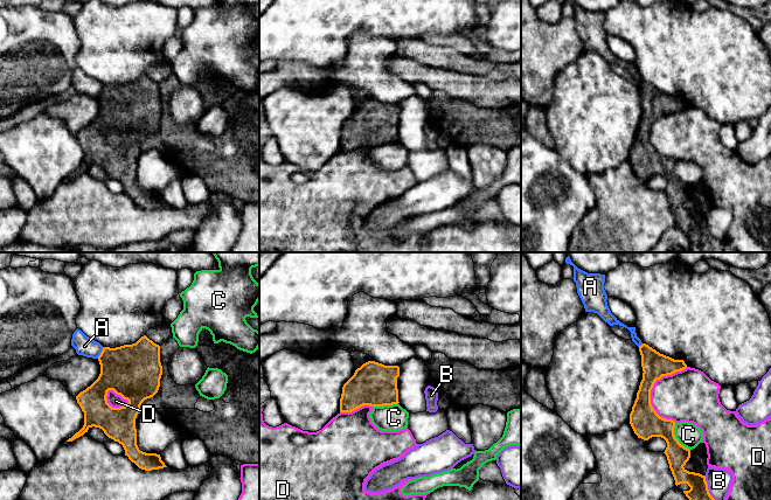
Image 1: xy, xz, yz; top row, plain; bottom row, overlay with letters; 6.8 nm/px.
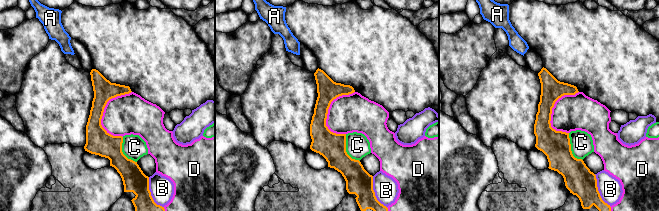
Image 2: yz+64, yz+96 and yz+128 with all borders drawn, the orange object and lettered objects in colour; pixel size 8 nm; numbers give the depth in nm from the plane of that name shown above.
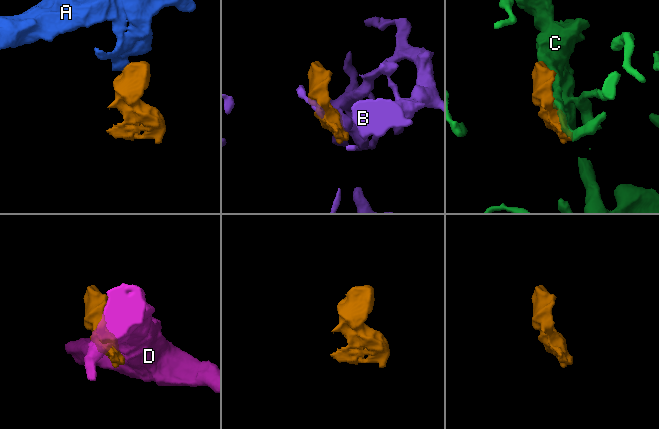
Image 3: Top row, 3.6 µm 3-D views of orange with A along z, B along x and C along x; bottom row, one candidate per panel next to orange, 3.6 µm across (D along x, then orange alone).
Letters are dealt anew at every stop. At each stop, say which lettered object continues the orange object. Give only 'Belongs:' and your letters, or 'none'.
Belongs: none

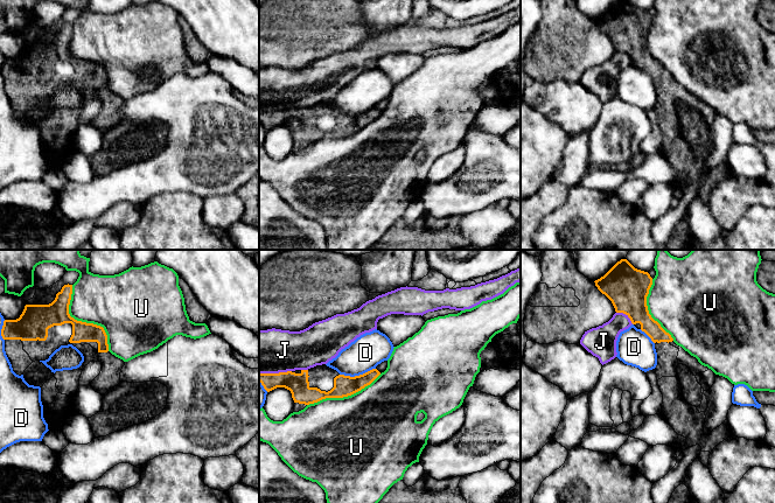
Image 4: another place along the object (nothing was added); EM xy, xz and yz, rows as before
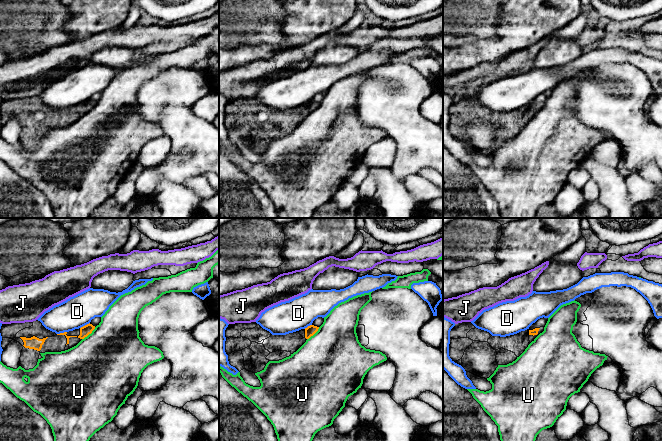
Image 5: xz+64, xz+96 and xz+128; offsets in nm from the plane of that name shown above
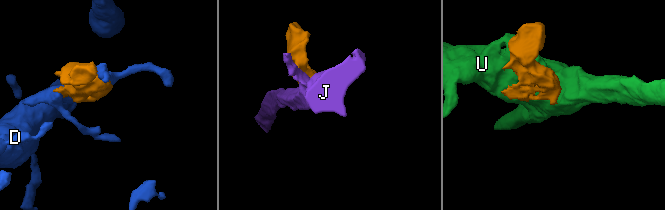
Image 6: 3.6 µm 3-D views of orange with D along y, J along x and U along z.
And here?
Belongs: none

